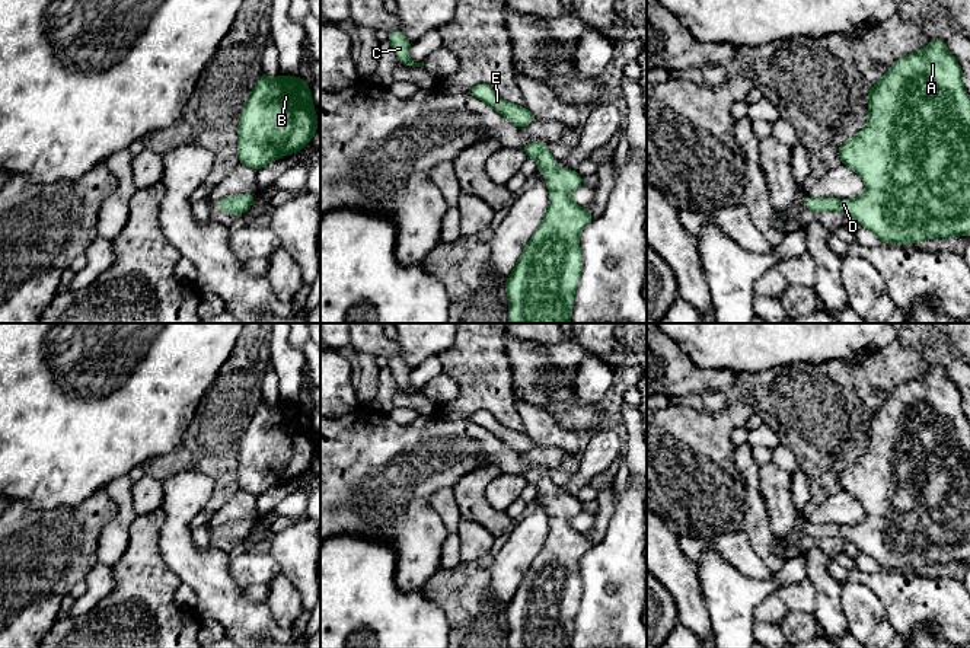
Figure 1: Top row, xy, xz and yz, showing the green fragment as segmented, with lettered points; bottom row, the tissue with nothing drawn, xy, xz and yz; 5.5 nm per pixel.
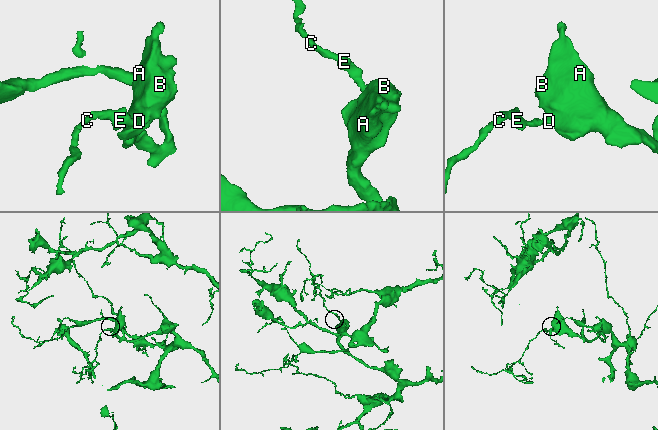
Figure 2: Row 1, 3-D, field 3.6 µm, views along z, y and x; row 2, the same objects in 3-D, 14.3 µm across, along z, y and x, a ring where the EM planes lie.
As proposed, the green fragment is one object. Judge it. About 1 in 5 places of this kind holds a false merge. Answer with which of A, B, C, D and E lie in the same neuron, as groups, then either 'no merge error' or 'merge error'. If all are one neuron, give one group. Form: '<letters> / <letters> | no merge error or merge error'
A B C D E | no merge error

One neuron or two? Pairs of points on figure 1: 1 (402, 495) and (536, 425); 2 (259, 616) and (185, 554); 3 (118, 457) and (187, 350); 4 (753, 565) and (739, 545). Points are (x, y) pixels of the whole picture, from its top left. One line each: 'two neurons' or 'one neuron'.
1: two neurons
2: one neuron
3: one neuron
4: one neuron

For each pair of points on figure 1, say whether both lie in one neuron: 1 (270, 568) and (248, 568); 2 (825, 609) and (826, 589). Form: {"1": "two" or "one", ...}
{"1": "one", "2": "one"}

